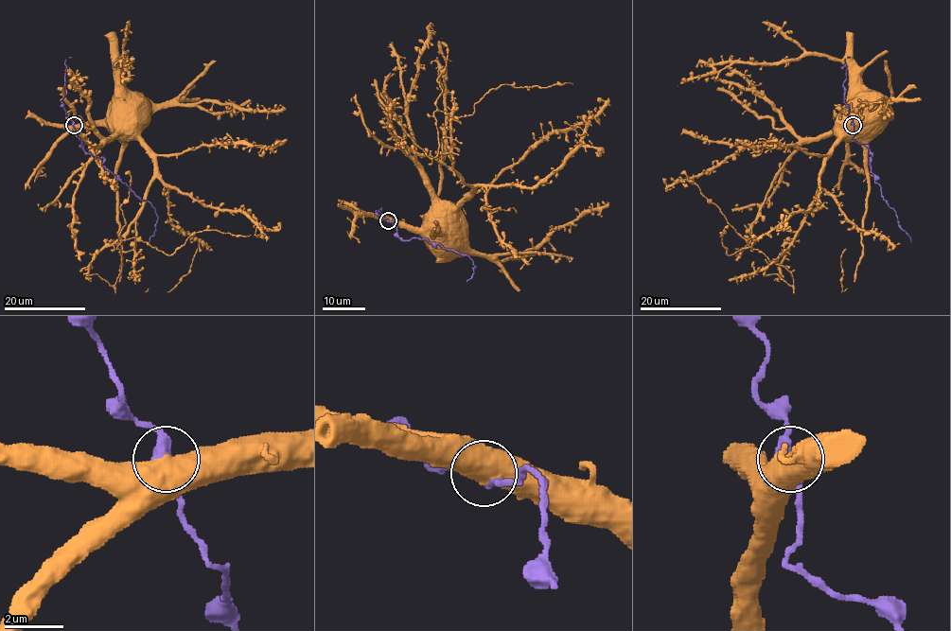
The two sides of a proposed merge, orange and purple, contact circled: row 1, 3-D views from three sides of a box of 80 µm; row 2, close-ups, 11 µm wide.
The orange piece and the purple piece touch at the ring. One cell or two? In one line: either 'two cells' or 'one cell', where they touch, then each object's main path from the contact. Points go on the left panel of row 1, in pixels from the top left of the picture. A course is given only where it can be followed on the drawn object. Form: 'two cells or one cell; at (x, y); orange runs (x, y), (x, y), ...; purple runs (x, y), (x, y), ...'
one cell; at (74, 125); orange runs (74, 125), (104, 124), (114, 115), (125, 113); purple runs (74, 125), (81, 148), (96, 158), (102, 158), (105, 167), (153, 206), (158, 219), (149, 242)

